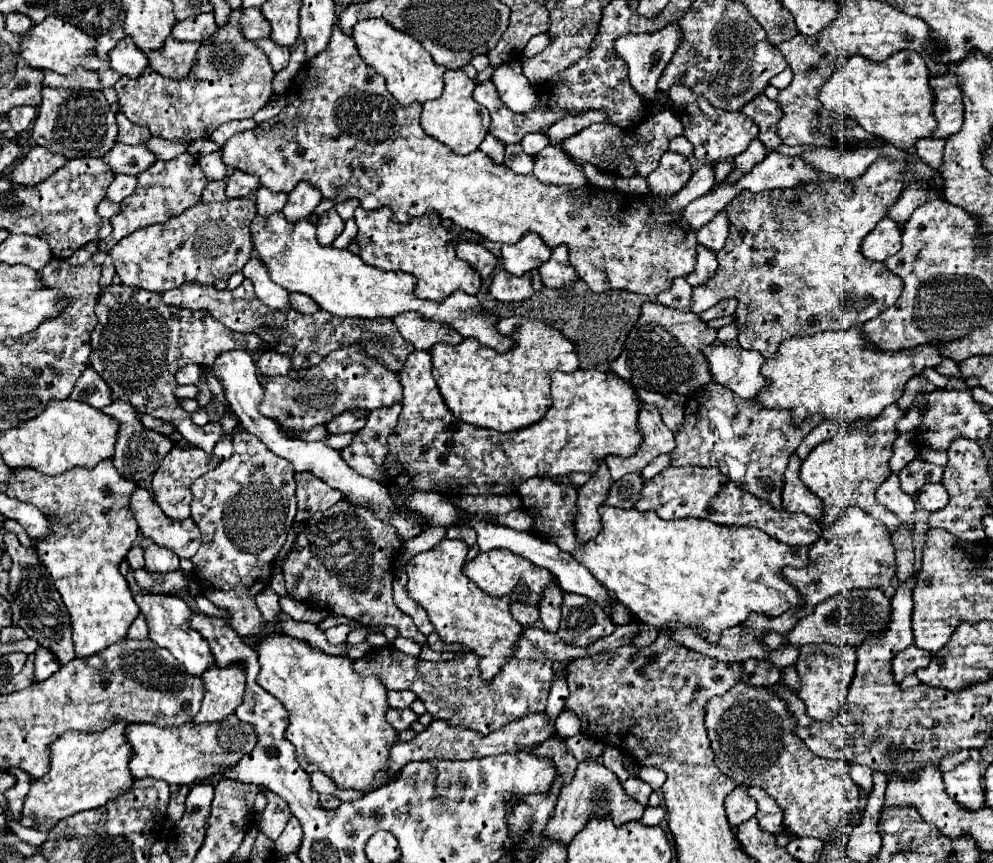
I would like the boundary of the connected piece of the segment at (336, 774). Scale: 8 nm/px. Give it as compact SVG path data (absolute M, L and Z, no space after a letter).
M286 634L264 638L258 644L256 652L260 656L258 684L284 704L290 720L286 728L286 740L296 746L298 764L306 772L320 770L330 776L338 788L356 790L360 794L368 794L394 780L394 776L386 776L378 786L374 784L374 776L378 772L388 772L388 754L392 744L398 742L396 730L386 722L386 712L390 710L386 698L388 690L376 676L358 676L348 656L328 656L316 648L310 648L306 642L290 638Z

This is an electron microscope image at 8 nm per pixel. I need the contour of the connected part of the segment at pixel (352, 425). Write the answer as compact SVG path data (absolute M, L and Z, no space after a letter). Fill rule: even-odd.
M344 412L340 416L336 416L336 420L330 420L326 424L330 434L344 434L344 432L358 432L360 428L364 428L368 420L368 412Z

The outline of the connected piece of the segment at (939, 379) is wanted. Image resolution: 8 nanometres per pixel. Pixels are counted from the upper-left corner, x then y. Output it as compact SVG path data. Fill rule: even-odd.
M926 368L926 370L922 372L922 376L928 378L932 384L941 389L945 388L946 384L948 384L948 378L944 378L942 374L938 374L934 368Z

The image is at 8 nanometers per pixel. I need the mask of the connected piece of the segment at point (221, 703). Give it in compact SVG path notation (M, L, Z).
M230 664L228 668L212 666L208 672L204 672L204 678L208 678L208 694L204 694L202 708L194 716L194 722L210 724L234 714L244 696L244 668L240 668L240 664Z

